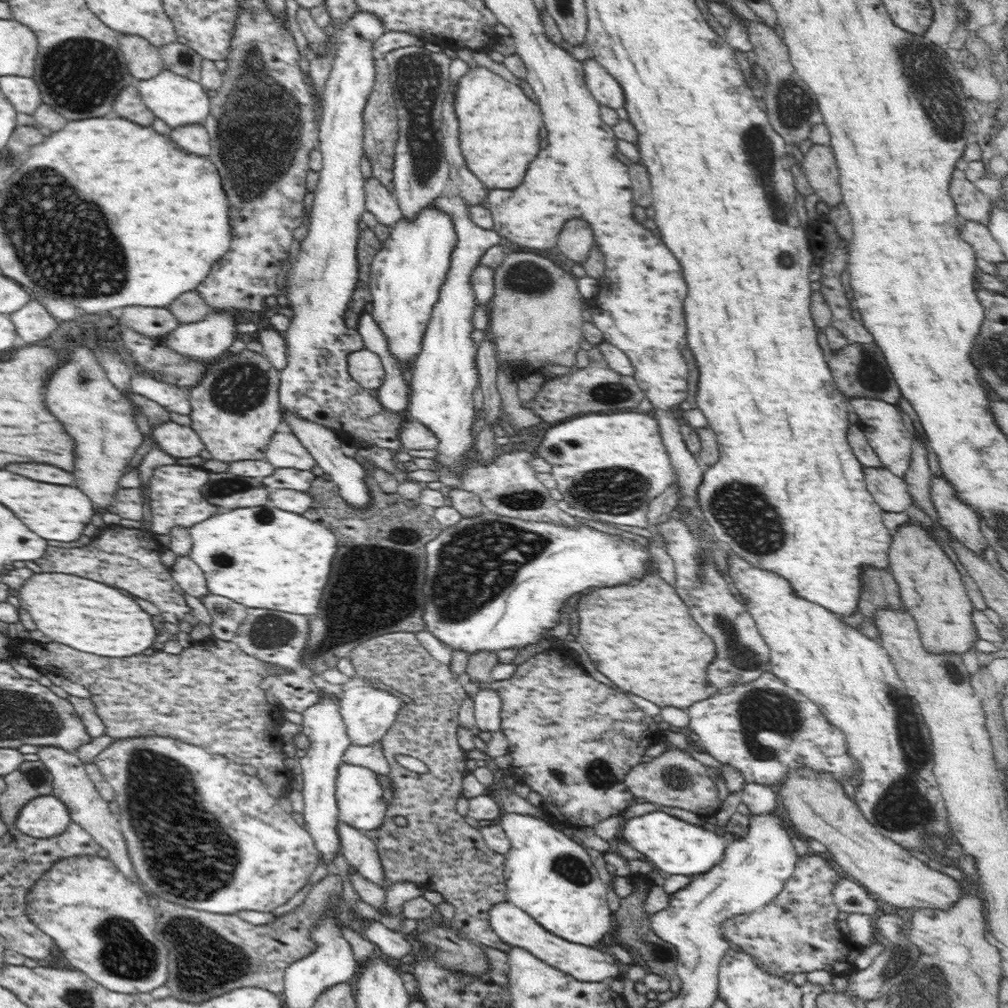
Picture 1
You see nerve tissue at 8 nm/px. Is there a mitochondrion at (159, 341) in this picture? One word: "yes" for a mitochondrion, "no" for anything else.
no

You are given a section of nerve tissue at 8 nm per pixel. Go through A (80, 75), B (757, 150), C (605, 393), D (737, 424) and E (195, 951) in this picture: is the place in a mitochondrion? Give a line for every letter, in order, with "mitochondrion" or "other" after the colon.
A: mitochondrion
B: mitochondrion
C: mitochondrion
D: other
E: mitochondrion

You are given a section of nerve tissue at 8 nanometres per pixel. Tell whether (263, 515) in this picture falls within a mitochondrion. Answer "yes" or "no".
yes

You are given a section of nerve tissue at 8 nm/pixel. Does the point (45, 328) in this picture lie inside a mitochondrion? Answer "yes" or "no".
no

